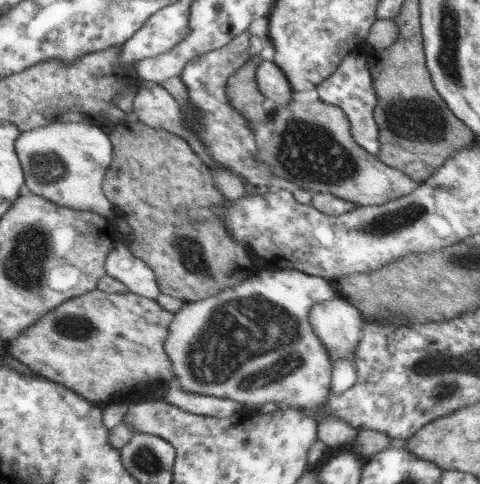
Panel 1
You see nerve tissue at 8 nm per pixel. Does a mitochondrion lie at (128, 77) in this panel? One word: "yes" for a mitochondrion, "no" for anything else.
no

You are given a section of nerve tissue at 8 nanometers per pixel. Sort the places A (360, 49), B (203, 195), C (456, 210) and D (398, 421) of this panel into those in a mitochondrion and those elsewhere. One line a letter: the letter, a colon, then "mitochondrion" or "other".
A: other
B: other
C: other
D: other

